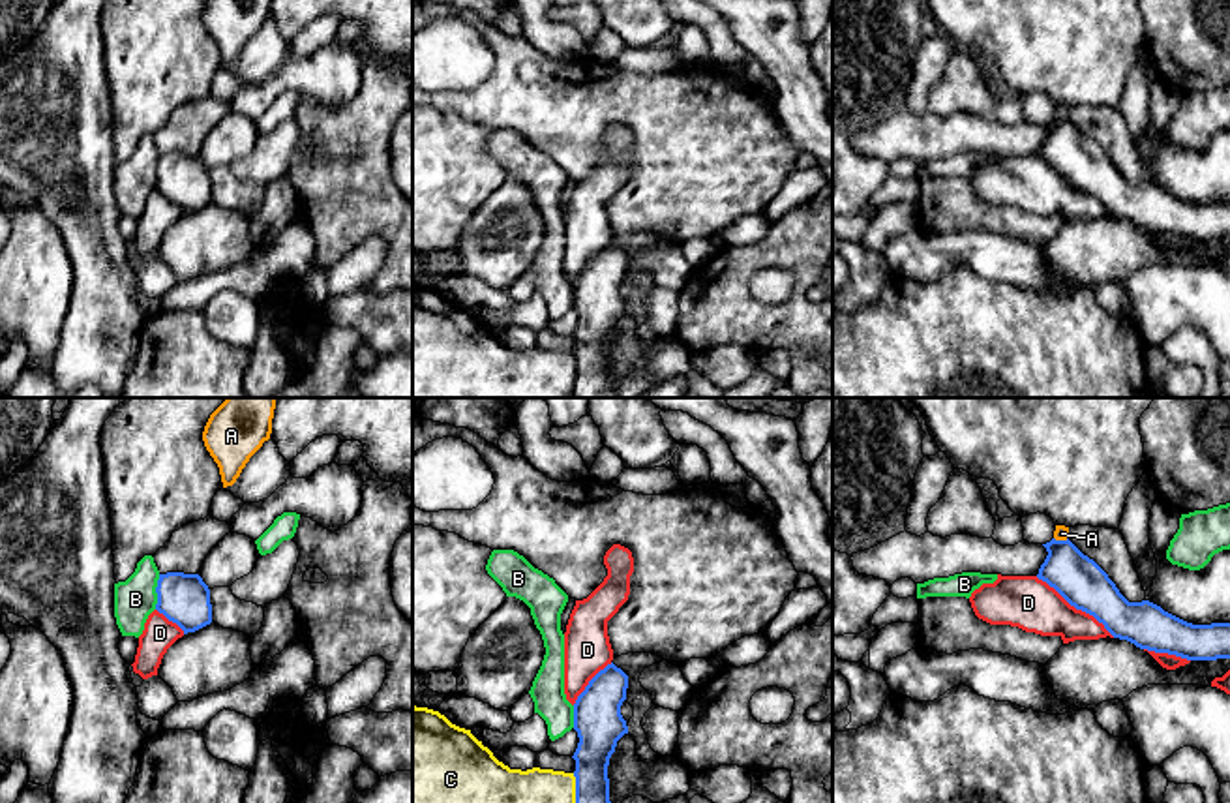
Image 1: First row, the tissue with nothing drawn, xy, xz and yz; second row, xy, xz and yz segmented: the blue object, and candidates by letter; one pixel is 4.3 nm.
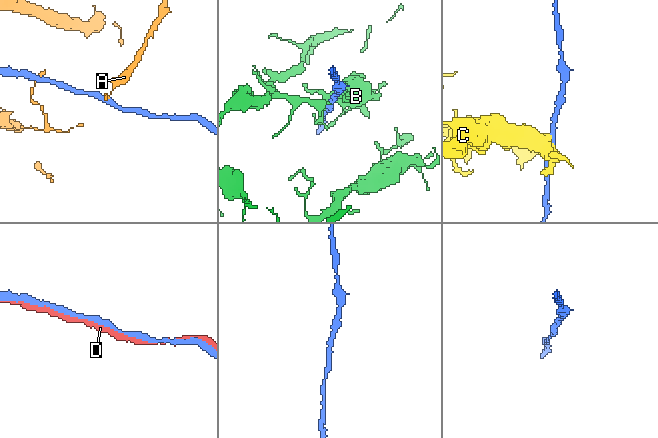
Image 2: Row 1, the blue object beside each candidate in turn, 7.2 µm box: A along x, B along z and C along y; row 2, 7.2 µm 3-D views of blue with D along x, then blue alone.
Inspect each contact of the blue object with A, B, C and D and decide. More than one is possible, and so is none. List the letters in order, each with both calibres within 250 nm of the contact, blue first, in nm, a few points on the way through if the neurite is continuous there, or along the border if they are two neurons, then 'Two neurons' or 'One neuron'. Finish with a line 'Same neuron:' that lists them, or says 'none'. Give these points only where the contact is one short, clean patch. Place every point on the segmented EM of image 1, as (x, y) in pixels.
A: Thickness 200 nm (blue) against 60 nm. Boundary: yz (1054, 537), (1067, 539). Two neurons
B: Thickness 220 nm (blue) against 180 nm. Boundary: xy (160, 575), (154, 608). Two neurons
C: Thickness 170 nm (blue) against 150 nm. Two neurons
D: Thickness 200 nm (blue) against 220 nm. Two neurons
Same neuron: none

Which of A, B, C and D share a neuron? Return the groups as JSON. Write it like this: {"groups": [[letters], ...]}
{"groups": [["A"], ["B"], ["C"], ["D"]]}

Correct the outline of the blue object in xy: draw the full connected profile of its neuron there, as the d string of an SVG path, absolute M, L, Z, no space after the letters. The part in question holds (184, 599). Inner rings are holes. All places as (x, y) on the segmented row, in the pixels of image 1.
M159 574L156 593L156 610L176 623L184 634L212 623L210 589L199 574Z

